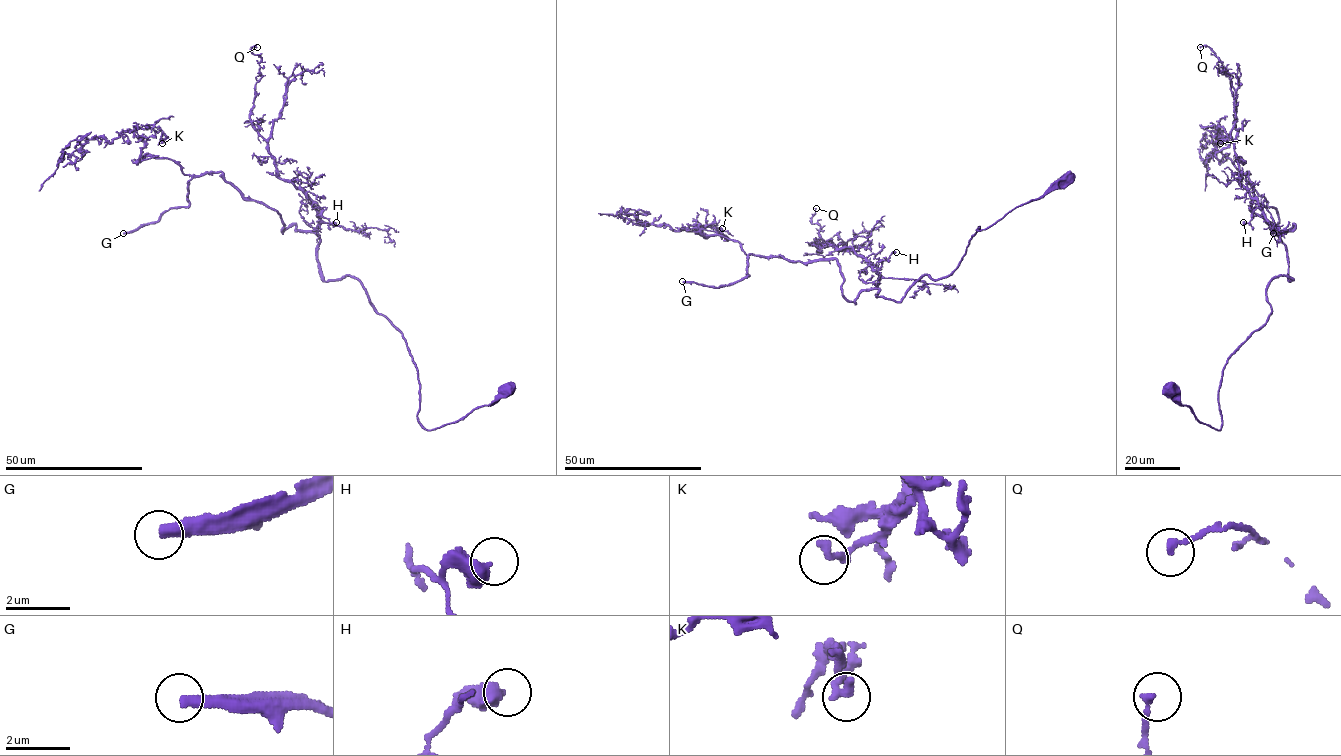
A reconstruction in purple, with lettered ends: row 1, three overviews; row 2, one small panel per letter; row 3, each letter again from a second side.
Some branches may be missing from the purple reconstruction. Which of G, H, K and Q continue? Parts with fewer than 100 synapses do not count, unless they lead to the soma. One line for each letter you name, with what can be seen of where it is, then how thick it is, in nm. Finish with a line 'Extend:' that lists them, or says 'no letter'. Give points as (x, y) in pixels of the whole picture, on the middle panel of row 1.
G: place (682, 281); calibre 340 nm
Extend: G

